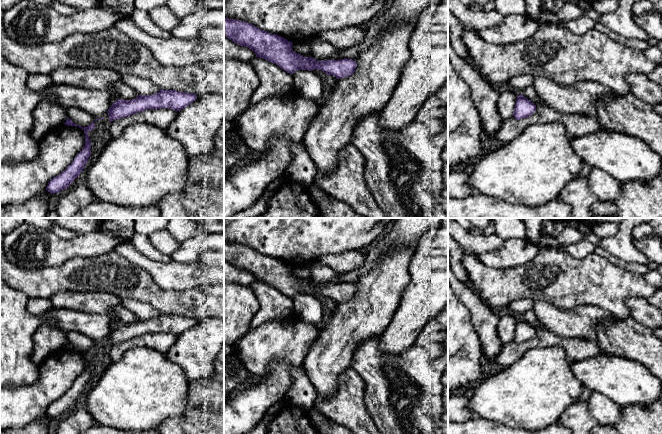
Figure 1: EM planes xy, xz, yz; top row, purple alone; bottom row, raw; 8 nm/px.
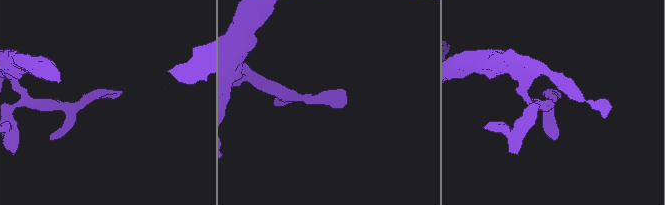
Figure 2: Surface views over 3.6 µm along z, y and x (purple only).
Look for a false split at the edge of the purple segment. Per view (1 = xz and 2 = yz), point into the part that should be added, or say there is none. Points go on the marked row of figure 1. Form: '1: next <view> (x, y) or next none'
1: next none
2: next none

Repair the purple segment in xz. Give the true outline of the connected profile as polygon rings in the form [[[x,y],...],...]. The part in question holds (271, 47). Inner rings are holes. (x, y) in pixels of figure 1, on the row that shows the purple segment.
[[[224,18],[224,36],[240,46],[251,49],[256,57],[270,61],[290,74],[300,69],[317,69],[339,79],[351,76],[357,67],[354,60],[347,58],[317,61],[311,56],[304,57],[293,51],[293,43],[287,39],[238,19]]]

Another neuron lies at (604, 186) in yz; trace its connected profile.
[[[596,167],[591,169],[587,180],[590,190],[601,200],[613,201],[621,194],[621,183]]]

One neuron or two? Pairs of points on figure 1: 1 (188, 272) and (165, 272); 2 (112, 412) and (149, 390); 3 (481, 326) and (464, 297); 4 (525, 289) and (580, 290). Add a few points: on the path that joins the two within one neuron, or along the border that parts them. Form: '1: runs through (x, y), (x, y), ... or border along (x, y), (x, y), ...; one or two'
1: runs through (182, 272), (171, 272); one
2: runs through (121, 403), (129, 395), (140, 391); one
3: runs through (481, 319), (481, 314), (471, 304); one
4: runs through (539, 290), (566, 290); one

